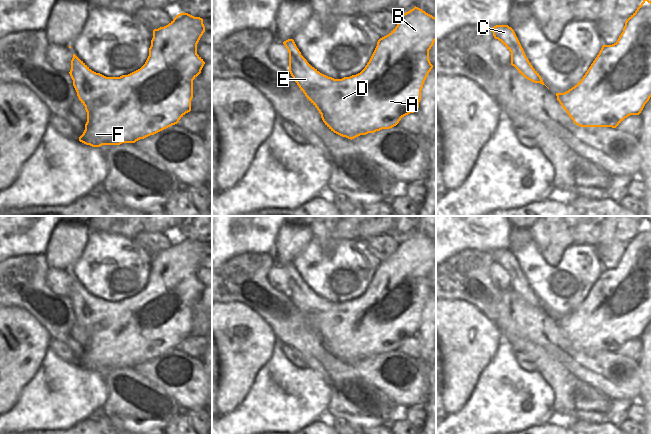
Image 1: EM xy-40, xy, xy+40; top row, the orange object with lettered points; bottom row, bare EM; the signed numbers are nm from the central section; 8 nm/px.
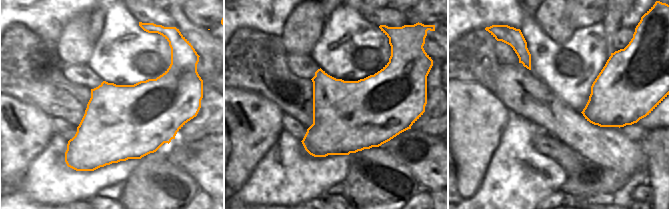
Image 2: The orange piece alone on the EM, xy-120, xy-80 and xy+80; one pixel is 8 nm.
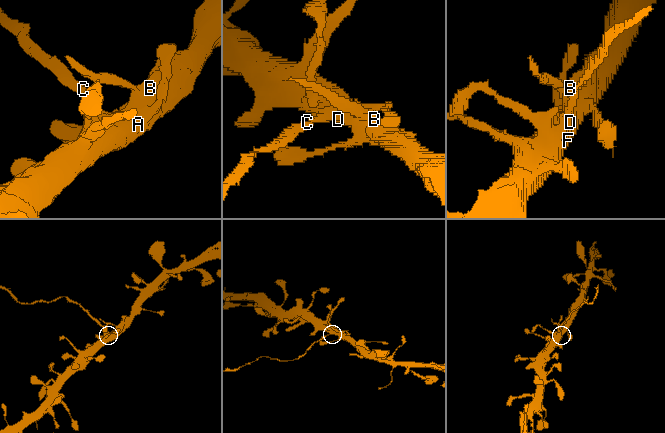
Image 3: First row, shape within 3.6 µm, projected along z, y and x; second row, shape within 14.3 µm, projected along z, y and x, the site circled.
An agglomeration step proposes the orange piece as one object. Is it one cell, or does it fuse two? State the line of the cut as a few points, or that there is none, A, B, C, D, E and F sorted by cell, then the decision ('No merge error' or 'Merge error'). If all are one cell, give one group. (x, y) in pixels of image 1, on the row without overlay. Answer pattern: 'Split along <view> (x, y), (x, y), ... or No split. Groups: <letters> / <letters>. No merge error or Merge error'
Split along xy (301, 279), (301, 286), (289, 291). Groups: A B D E F / C. Merge error.

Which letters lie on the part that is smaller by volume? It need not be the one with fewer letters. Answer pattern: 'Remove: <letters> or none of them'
Remove: C

